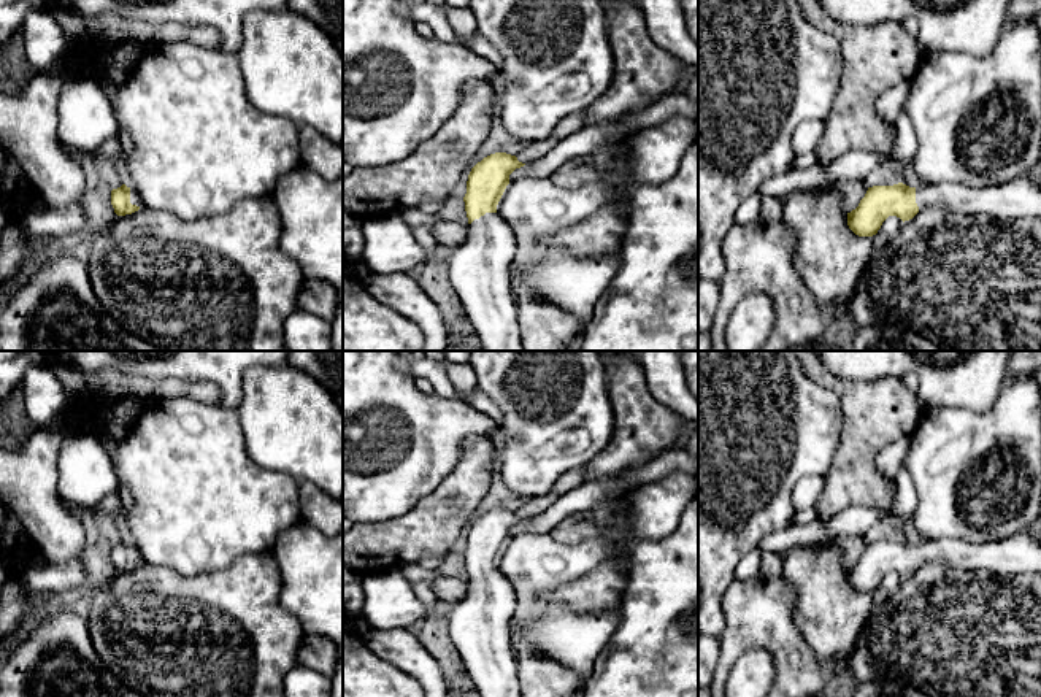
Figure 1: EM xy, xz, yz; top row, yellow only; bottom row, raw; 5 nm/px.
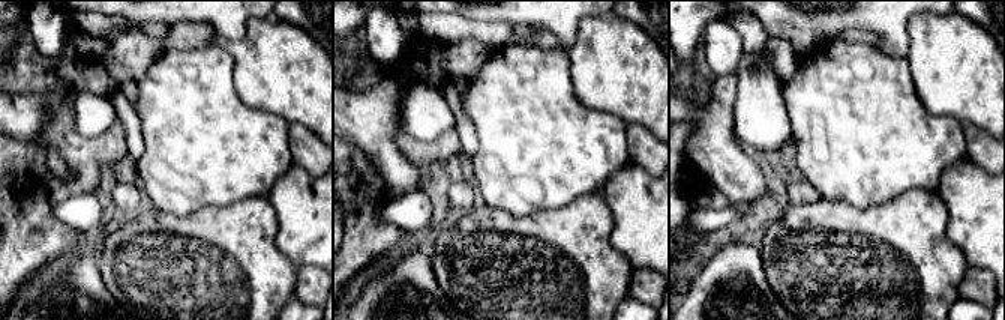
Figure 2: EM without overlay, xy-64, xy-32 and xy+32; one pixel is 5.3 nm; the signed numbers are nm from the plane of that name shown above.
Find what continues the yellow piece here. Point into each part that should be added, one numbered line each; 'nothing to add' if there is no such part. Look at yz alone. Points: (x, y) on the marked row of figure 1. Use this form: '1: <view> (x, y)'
1: yz (1017, 199)

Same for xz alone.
1: xz (480, 269)

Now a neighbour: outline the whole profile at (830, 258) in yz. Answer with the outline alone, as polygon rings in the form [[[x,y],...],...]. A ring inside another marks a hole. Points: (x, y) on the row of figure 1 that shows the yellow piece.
[[[835,184],[819,192],[793,191],[784,200],[784,219],[795,235],[793,265],[817,298],[825,321],[846,316],[860,275],[881,245],[876,235],[859,237],[847,225]]]

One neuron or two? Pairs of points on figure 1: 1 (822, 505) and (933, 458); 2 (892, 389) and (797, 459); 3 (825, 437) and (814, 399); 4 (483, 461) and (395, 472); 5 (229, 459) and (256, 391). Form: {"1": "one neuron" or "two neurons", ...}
{"1": "two neurons", "2": "two neurons", "3": "one neuron", "4": "two neurons", "5": "two neurons"}

